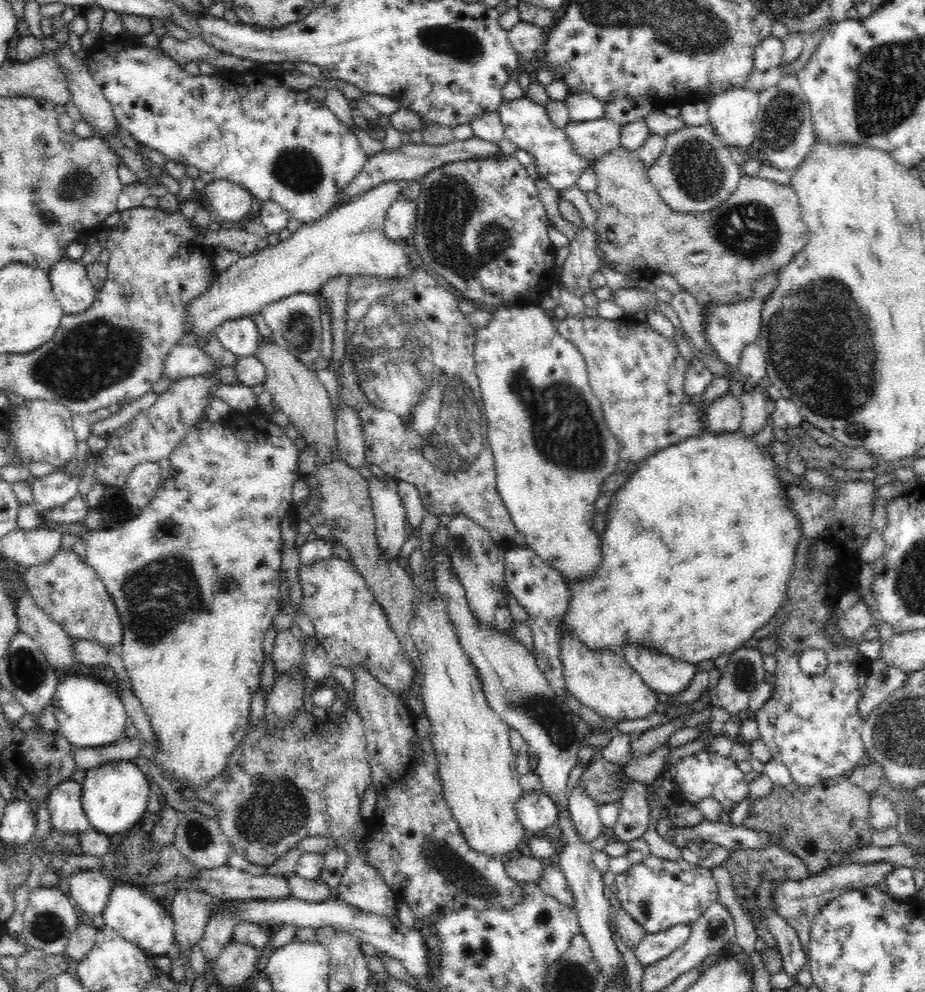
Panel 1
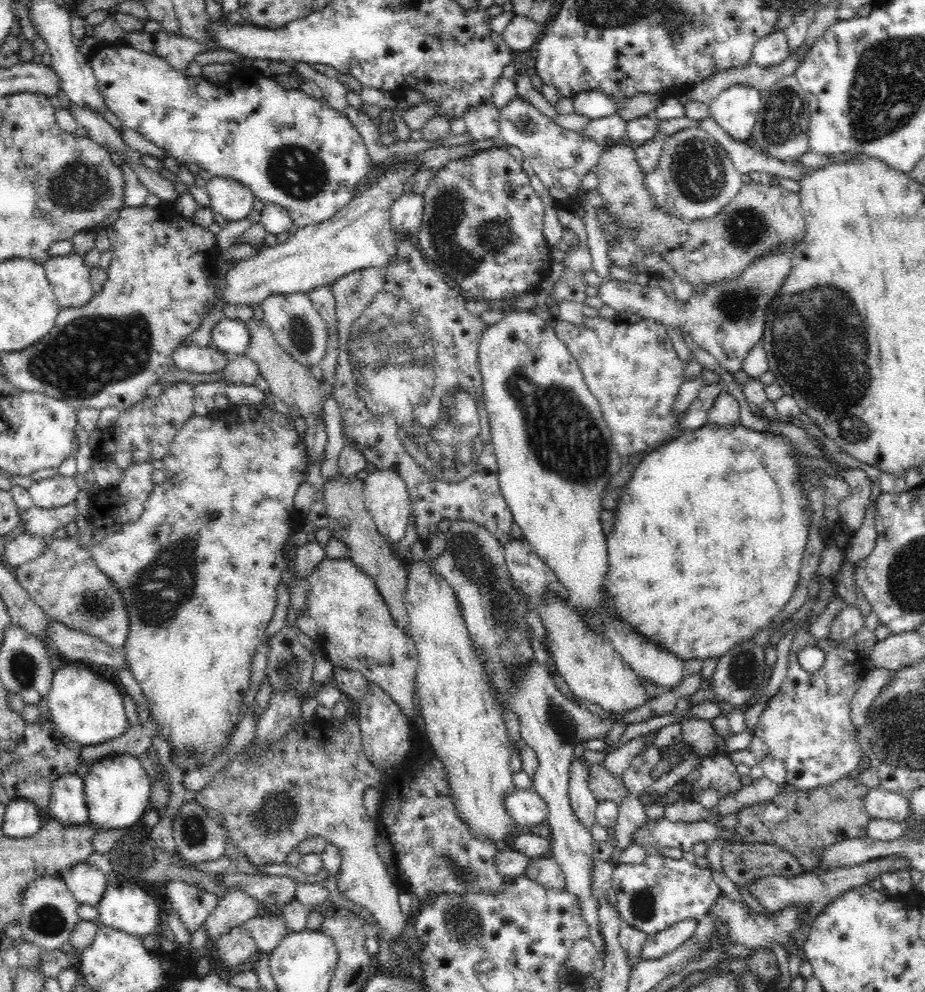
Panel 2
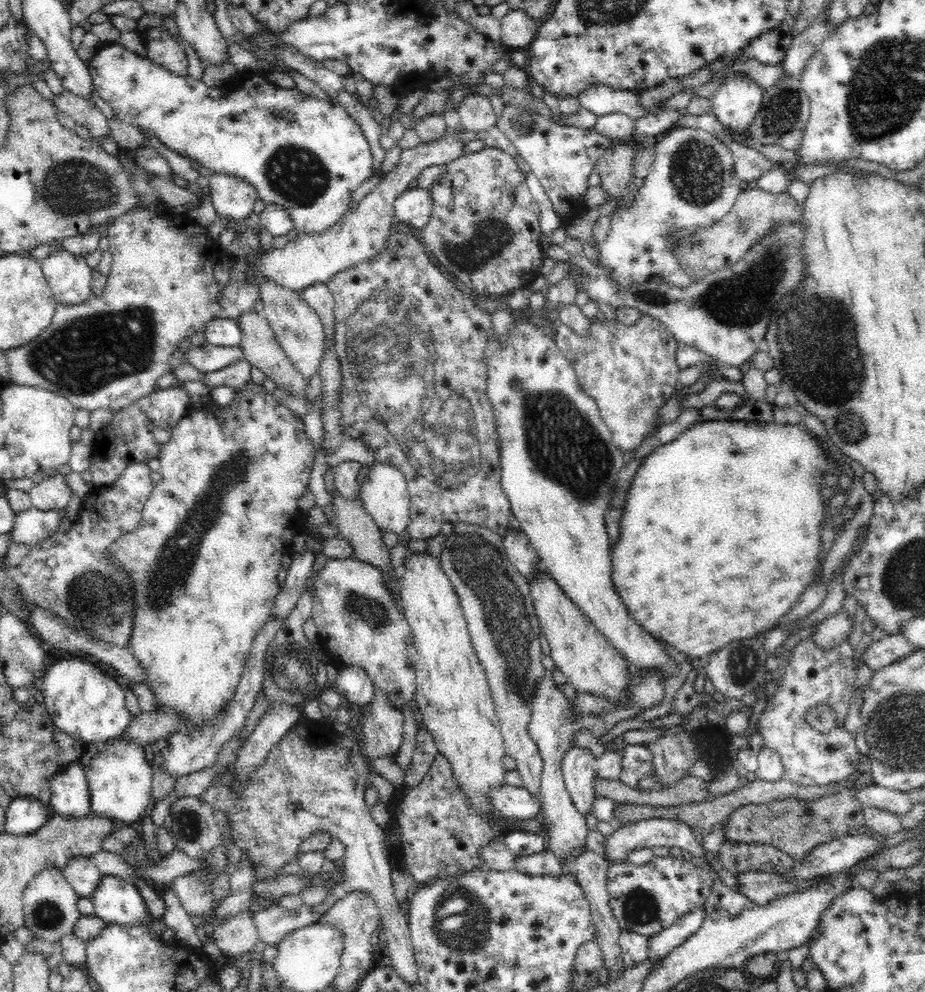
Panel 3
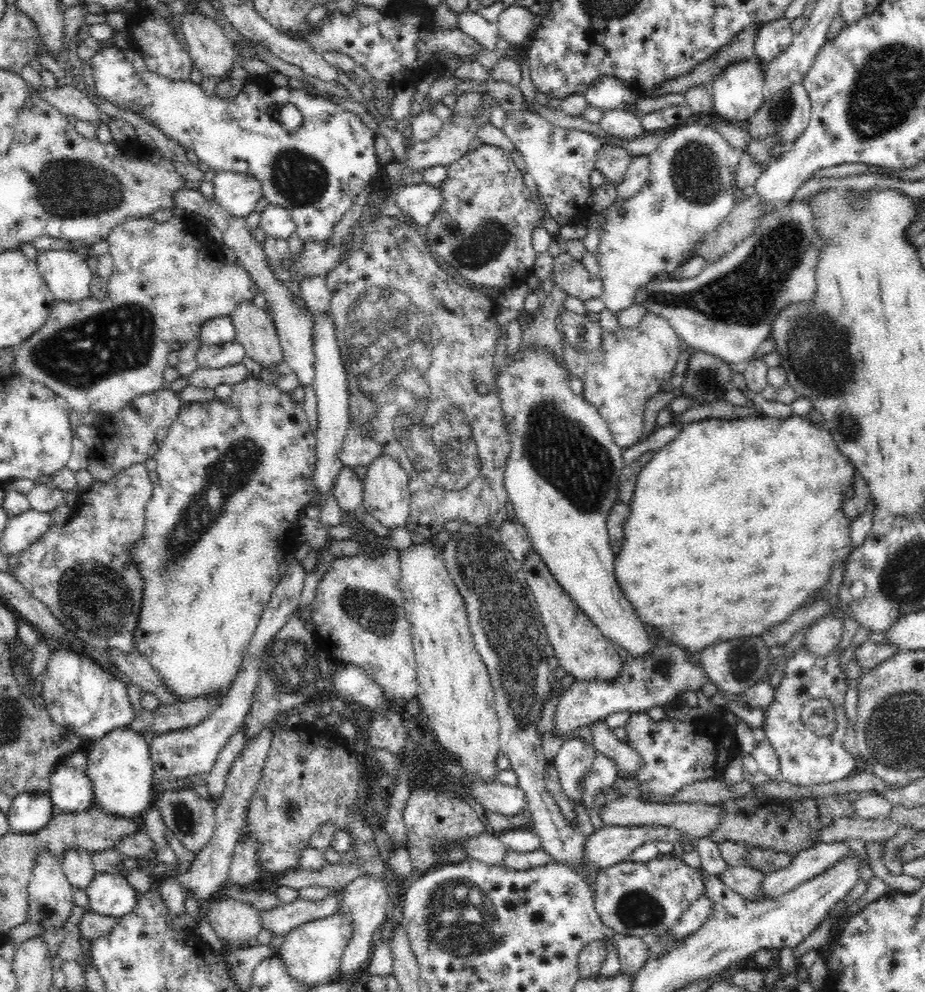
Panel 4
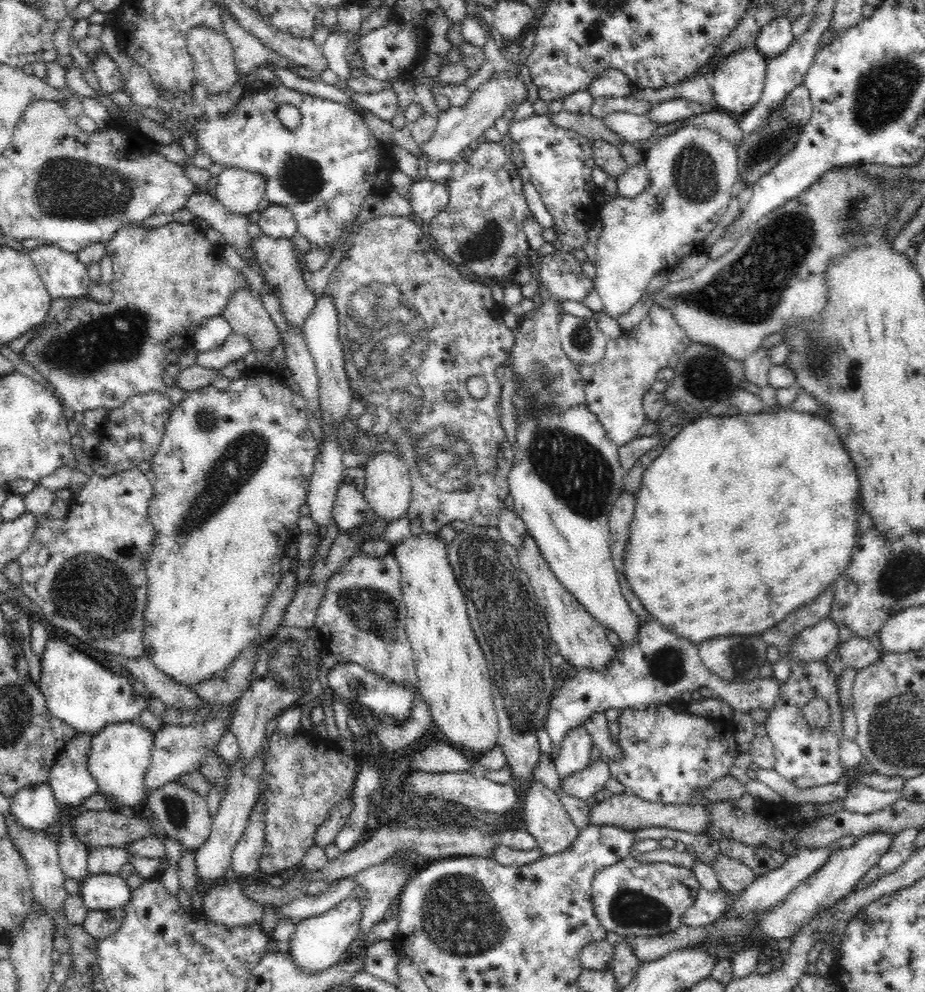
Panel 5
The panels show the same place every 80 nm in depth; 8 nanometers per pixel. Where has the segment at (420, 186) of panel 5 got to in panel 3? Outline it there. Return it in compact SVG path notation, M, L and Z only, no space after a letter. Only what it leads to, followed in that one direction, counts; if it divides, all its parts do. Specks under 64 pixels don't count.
M408 188L396 198L393 208L396 223L417 233L424 229L431 216L433 208L431 190Z

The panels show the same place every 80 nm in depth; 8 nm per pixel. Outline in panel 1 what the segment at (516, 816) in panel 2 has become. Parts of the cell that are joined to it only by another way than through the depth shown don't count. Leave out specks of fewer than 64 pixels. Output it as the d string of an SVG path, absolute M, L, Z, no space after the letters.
M524 791L524 798L516 802L516 815L528 835L544 836L544 829L557 824L560 811L556 803L539 792Z

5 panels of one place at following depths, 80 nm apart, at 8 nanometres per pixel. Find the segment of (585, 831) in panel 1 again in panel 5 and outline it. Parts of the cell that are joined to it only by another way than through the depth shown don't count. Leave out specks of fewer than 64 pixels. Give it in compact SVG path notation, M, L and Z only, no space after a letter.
M584 725L568 730L560 746L560 752L553 761L559 778L563 779L584 770L592 762L592 746L592 738Z

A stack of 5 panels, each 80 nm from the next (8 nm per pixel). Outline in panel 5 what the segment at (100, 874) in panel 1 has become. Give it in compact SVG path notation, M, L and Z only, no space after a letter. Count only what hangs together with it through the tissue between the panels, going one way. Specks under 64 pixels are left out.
M64 825L59 831L61 832L57 840L59 865L66 876L80 885L90 876L87 871L89 848L72 833L68 825Z

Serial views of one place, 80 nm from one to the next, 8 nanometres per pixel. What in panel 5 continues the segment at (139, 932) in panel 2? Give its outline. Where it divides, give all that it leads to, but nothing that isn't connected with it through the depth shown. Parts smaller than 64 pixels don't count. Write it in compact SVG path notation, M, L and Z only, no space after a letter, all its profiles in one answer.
M115 874L90 875L80 884L79 890L88 910L123 909L131 897L126 878Z

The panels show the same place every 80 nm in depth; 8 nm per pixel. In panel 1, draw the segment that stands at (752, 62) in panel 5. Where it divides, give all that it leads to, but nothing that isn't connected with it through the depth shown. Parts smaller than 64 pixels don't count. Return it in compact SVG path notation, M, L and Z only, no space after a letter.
M732 87L714 95L708 106L710 125L724 146L752 151L755 119L759 113L759 92Z

